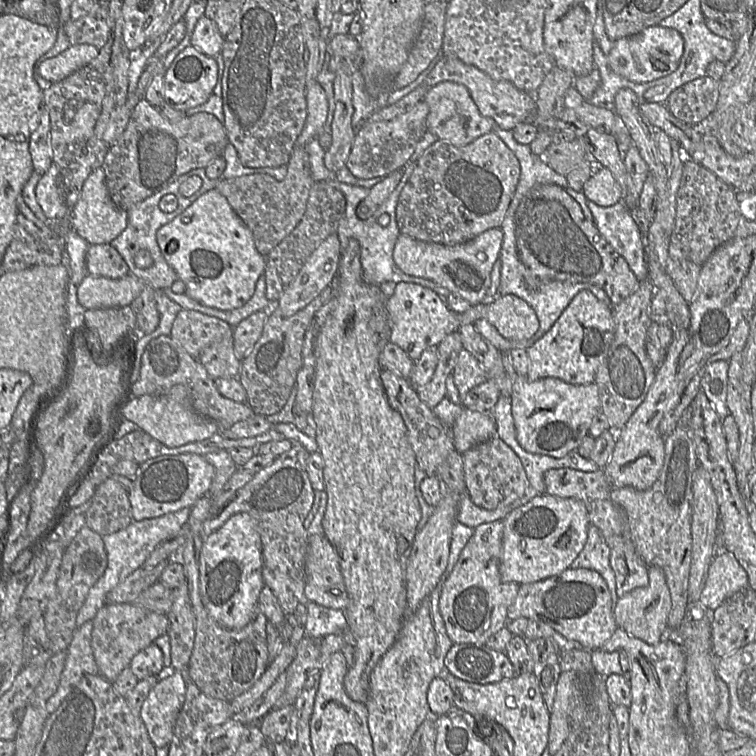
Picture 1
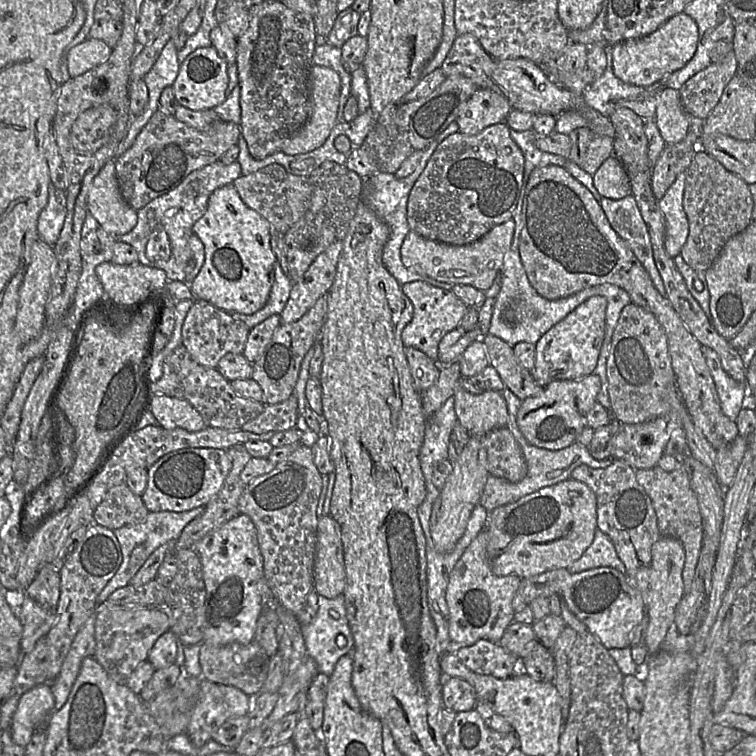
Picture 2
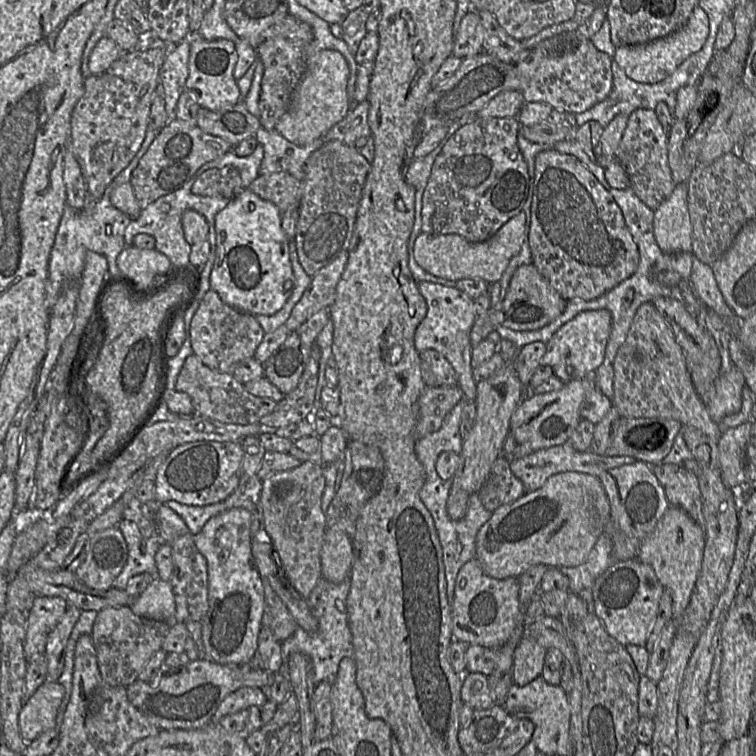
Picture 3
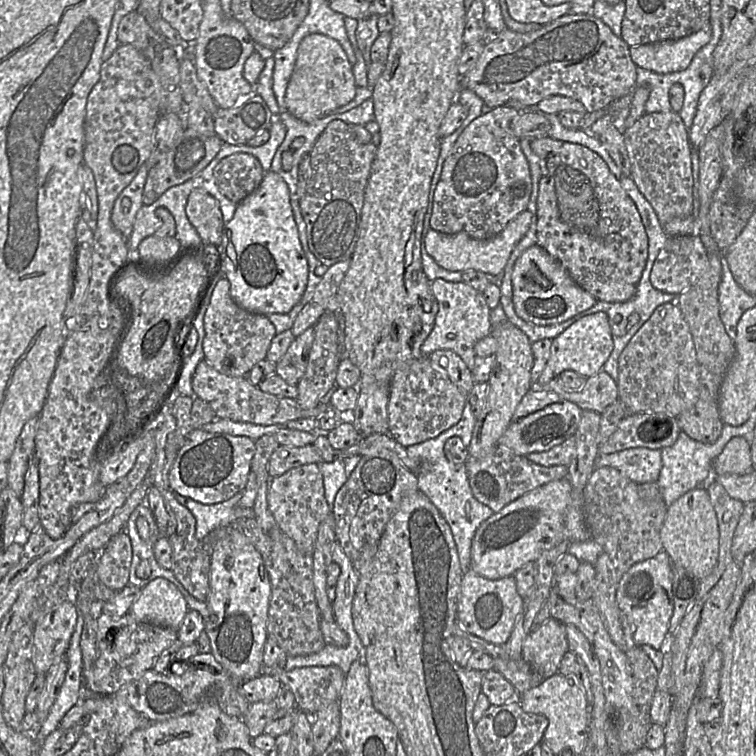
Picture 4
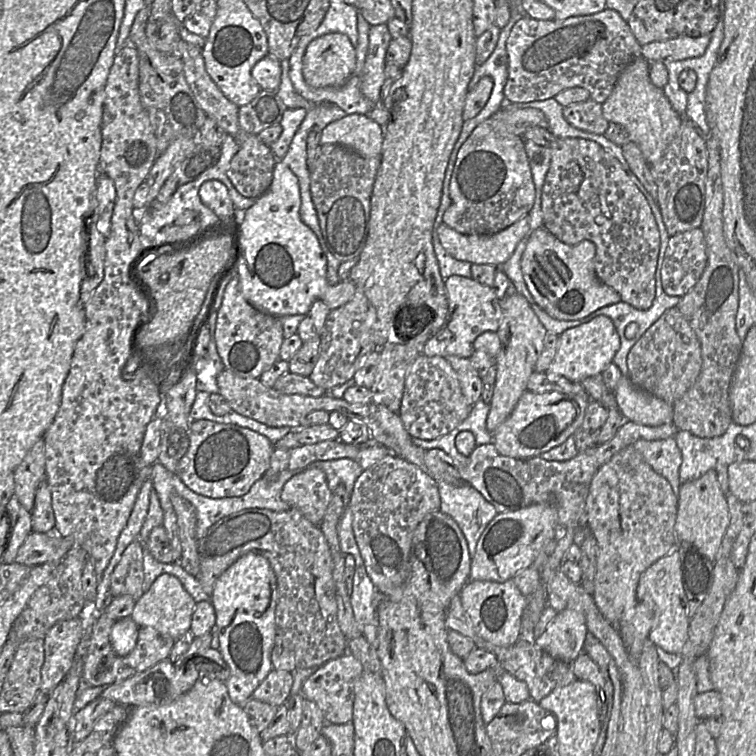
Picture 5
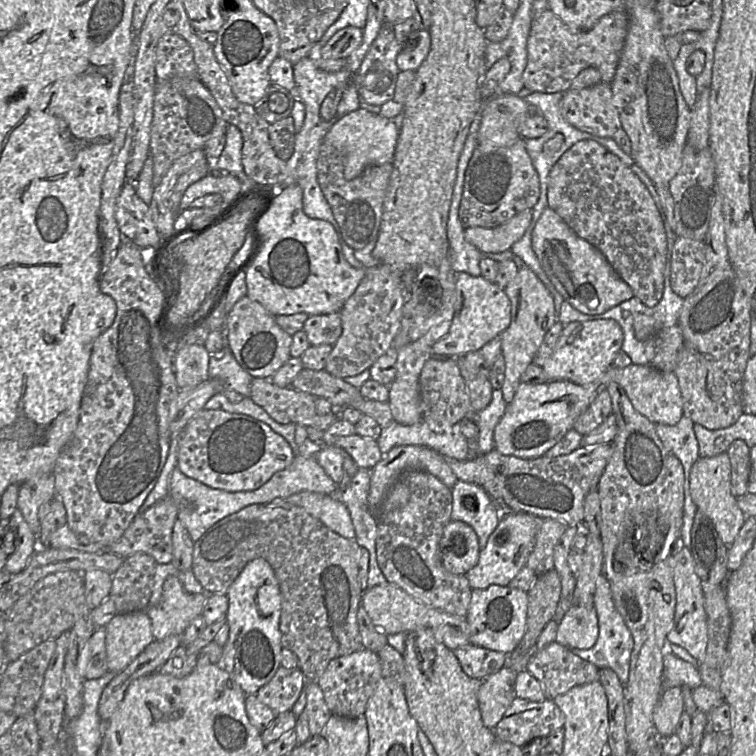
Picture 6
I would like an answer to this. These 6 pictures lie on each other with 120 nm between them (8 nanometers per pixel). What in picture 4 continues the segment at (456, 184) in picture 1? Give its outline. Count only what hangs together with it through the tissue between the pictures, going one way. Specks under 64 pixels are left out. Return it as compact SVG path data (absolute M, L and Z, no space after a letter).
M512 106L486 109L464 129L444 161L434 190L430 229L444 234L465 232L474 239L487 240L527 210L531 176L520 139L512 129L512 121L521 111Z

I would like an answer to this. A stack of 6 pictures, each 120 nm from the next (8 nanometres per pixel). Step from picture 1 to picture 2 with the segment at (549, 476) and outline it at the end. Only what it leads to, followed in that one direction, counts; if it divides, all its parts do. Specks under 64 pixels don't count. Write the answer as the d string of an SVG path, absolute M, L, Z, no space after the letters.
M614 460L608 467L600 469L580 465L570 476L570 479L583 482L595 493L597 528L608 535L613 542L629 578L651 563L652 547L661 537L653 502L637 481L636 470L625 461Z

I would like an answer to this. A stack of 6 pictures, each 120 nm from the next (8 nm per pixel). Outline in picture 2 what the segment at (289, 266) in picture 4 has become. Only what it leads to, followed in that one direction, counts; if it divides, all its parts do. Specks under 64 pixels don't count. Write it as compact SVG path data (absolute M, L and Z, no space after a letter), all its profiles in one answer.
M232 185L217 188L209 197L205 214L193 225L205 249L205 261L189 284L199 299L229 313L253 314L263 308L274 281L277 258L271 247L271 225L249 208Z

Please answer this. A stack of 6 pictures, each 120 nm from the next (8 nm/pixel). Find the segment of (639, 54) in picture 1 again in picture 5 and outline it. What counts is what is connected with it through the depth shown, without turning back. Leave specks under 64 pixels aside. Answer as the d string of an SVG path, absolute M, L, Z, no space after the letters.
M711 34L698 37L679 36L665 41L641 46L640 55L649 62L685 60L701 56L711 39Z

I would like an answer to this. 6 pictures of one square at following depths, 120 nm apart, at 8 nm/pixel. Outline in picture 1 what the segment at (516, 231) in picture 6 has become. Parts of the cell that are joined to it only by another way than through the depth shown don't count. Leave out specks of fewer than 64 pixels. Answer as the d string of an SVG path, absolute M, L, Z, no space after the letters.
M500 227L489 229L457 245L426 243L400 234L394 247L393 260L405 274L429 279L475 306L487 297L491 270L500 256L502 242L503 232Z

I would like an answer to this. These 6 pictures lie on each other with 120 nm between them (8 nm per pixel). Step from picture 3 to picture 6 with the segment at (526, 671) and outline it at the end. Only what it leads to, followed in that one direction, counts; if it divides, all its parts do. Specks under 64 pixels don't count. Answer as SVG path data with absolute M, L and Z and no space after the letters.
M589 532L587 533L587 543L583 551L583 564L576 577L576 586L571 596L571 605L561 621L558 623L554 642L557 642L569 649L589 649L597 641L599 626L593 601L596 589L596 580L598 580L601 575L604 575L603 564L603 544L601 536Z

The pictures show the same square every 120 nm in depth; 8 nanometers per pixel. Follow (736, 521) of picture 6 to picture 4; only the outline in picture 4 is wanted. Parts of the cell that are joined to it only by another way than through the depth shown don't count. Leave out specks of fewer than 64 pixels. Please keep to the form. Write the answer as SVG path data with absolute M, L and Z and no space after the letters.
M698 486L668 506L660 539L672 565L681 565L699 578L706 578L714 569L719 555L719 528L714 507L705 486Z

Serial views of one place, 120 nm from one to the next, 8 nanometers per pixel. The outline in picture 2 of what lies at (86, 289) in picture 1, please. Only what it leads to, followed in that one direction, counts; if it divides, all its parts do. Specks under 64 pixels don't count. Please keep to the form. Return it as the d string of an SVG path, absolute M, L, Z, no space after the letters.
M103 262L95 272L104 296L122 304L131 304L152 292L164 290L168 281L164 270L141 263L118 265Z

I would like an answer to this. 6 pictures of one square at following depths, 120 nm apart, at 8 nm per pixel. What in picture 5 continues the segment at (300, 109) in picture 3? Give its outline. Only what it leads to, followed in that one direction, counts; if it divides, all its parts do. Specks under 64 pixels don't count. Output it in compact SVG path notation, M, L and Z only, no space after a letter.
M329 33L312 40L304 53L302 75L313 88L341 87L354 75L356 48L348 36Z

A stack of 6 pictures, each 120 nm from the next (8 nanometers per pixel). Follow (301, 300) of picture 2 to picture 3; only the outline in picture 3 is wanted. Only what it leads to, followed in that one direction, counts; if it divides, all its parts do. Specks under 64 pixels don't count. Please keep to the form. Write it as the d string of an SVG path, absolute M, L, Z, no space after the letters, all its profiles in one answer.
M345 251L312 276L310 285L304 291L285 323L290 331L299 328L320 309L333 304L336 288L347 262L348 252Z

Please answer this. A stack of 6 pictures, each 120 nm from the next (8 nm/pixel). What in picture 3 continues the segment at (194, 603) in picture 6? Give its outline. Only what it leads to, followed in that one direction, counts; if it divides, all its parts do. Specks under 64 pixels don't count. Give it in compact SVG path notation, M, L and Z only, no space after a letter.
M155 578L130 608L138 616L173 623L176 606L170 583Z

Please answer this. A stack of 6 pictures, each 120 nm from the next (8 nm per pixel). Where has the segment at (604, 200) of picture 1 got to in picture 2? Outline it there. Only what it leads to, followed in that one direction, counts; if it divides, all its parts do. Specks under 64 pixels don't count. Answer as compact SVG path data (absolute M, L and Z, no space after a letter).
M614 155L606 159L593 174L593 185L601 197L618 200L631 193L628 174Z

